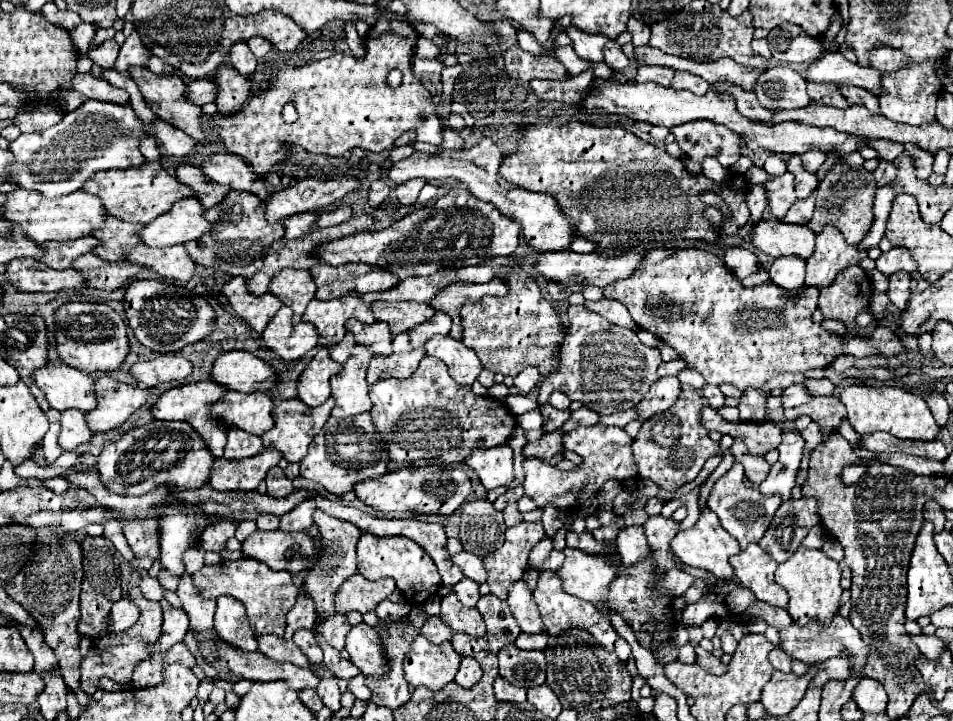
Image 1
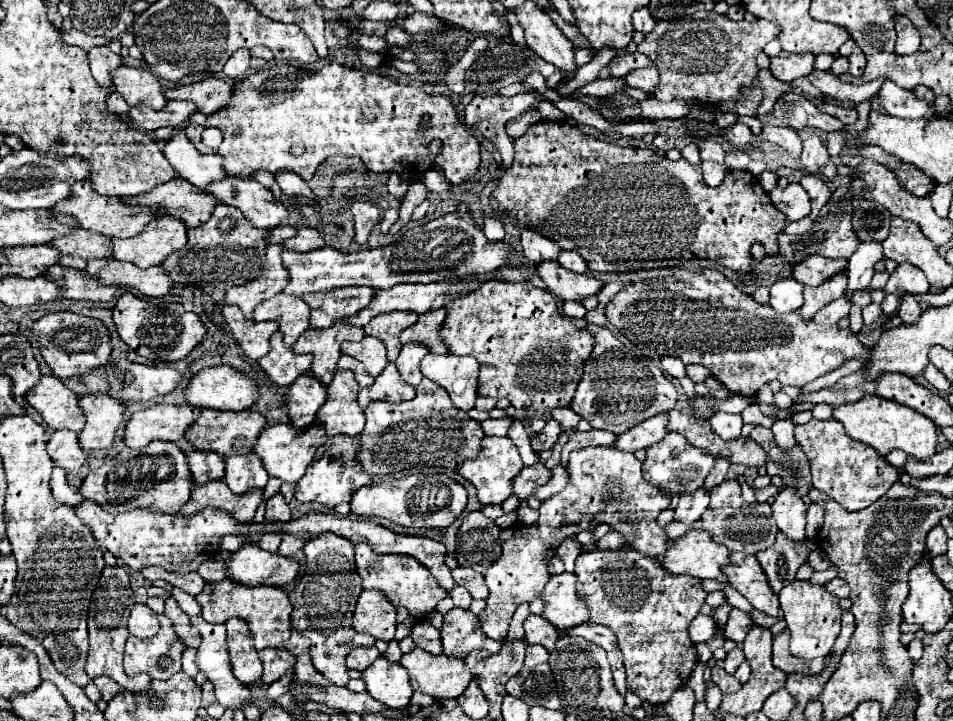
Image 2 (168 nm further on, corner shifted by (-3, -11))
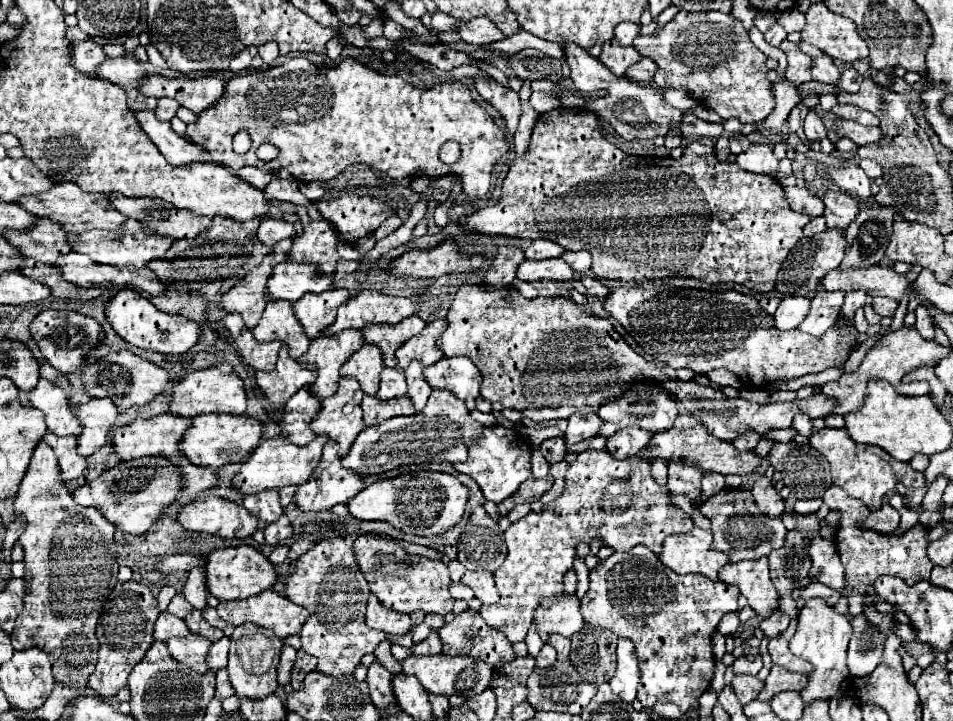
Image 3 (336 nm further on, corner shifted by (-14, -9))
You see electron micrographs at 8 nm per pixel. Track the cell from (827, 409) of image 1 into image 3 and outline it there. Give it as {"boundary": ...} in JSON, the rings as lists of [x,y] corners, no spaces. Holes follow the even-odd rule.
{"boundary":[[[824,427],[820,431],[814,431],[808,437],[808,445],[814,447],[816,451],[820,451],[830,461],[834,485],[842,487],[850,497],[860,499],[864,505],[870,507],[870,511],[880,509],[884,495],[888,491],[894,491],[898,483],[902,483],[904,487],[922,487],[924,485],[924,475],[922,473],[920,475],[914,473],[908,463],[896,461],[892,455],[888,455],[880,447],[854,443],[854,439],[850,439],[850,435],[844,427],[842,429]]]}

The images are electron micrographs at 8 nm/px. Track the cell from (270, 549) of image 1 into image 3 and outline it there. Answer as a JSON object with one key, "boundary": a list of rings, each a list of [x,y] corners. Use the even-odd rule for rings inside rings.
{"boundary":[[[238,545],[238,547],[222,547],[208,555],[206,563],[206,581],[216,599],[246,599],[258,595],[260,591],[272,589],[278,581],[276,567],[268,561],[268,557],[252,547],[252,545]]]}

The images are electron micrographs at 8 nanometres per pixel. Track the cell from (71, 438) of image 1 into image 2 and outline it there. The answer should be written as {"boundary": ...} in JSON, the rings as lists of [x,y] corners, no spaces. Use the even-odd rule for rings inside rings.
{"boundary":[[[61,429],[61,431],[53,431],[47,439],[47,453],[53,459],[53,463],[65,471],[77,471],[87,455],[83,453],[83,449],[79,449],[79,441],[77,441],[77,433],[71,433],[69,429]]]}

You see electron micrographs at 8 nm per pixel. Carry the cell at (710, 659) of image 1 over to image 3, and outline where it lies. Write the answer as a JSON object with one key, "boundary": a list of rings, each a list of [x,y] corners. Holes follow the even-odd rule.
{"boundary":[[[734,675],[734,679],[732,679],[732,689],[734,689],[734,693],[742,705],[756,699],[756,695],[762,691],[762,687],[764,687],[764,683],[758,681],[758,677]]]}

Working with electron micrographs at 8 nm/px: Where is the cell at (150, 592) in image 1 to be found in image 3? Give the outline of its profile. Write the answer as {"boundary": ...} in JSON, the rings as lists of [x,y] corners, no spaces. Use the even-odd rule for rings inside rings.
{"boundary":[[[174,595],[174,599],[168,603],[168,611],[172,613],[172,615],[176,615],[176,617],[182,617],[182,619],[186,619],[186,615],[192,611],[192,605],[184,599],[184,595]]]}

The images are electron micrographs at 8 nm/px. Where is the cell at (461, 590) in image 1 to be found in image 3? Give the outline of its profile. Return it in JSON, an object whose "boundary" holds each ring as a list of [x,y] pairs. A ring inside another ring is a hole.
{"boundary":[[[458,583],[458,585],[450,585],[450,595],[454,597],[454,599],[464,599],[464,601],[470,601],[472,597],[474,597],[474,591],[470,591],[470,587],[466,587],[466,585],[462,585],[462,583]]]}

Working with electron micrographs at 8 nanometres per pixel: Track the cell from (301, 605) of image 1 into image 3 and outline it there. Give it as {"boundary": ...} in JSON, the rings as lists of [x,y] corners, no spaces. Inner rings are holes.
{"boundary":[[[298,649],[298,659],[292,667],[292,679],[290,679],[290,685],[294,687],[294,691],[302,689],[302,681],[306,677],[306,673],[310,673],[314,669],[316,669],[316,659],[312,655],[306,655],[306,651]]]}

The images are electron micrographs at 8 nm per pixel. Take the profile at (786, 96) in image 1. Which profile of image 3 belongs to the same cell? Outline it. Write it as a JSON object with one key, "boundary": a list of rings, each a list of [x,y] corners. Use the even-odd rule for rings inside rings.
{"boundary":[[[836,119],[834,131],[840,137],[848,137],[858,147],[866,145],[866,143],[874,143],[874,141],[878,141],[882,137],[878,127],[864,127],[860,123],[856,123],[856,121],[850,121],[850,119]]]}

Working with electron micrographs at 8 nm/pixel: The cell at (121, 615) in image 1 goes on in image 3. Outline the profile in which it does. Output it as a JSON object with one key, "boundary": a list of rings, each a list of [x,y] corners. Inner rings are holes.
{"boundary":[[[168,611],[160,613],[154,623],[154,639],[156,641],[166,641],[170,637],[184,637],[186,633],[188,633],[186,621]]]}

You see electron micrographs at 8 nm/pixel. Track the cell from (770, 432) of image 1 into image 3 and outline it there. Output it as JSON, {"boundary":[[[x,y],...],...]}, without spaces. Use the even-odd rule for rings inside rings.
{"boundary":[[[678,415],[678,419],[674,421],[674,427],[670,427],[670,431],[662,431],[662,433],[654,435],[654,439],[648,443],[648,447],[644,451],[640,451],[640,455],[646,457],[646,459],[662,457],[664,461],[684,459],[684,461],[690,461],[704,471],[716,471],[716,473],[722,473],[722,475],[730,475],[730,473],[732,475],[746,475],[746,473],[756,471],[756,467],[762,463],[762,457],[758,457],[754,453],[754,449],[738,451],[730,441],[716,439],[692,415]]]}

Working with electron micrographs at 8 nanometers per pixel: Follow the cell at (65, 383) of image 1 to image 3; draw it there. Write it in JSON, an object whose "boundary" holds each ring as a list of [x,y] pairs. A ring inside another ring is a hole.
{"boundary":[[[40,379],[32,391],[20,393],[20,403],[36,407],[44,413],[48,431],[54,435],[80,435],[82,425],[78,417],[70,411],[70,401],[66,391],[58,385],[52,385],[46,379]]]}

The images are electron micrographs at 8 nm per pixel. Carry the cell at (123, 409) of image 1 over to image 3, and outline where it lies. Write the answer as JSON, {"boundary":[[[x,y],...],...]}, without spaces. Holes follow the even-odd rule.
{"boundary":[[[107,393],[107,396],[102,399],[92,397],[88,403],[76,405],[74,413],[78,415],[84,427],[82,435],[78,437],[78,453],[88,457],[108,443],[112,425],[118,417],[118,407],[112,403]]]}

